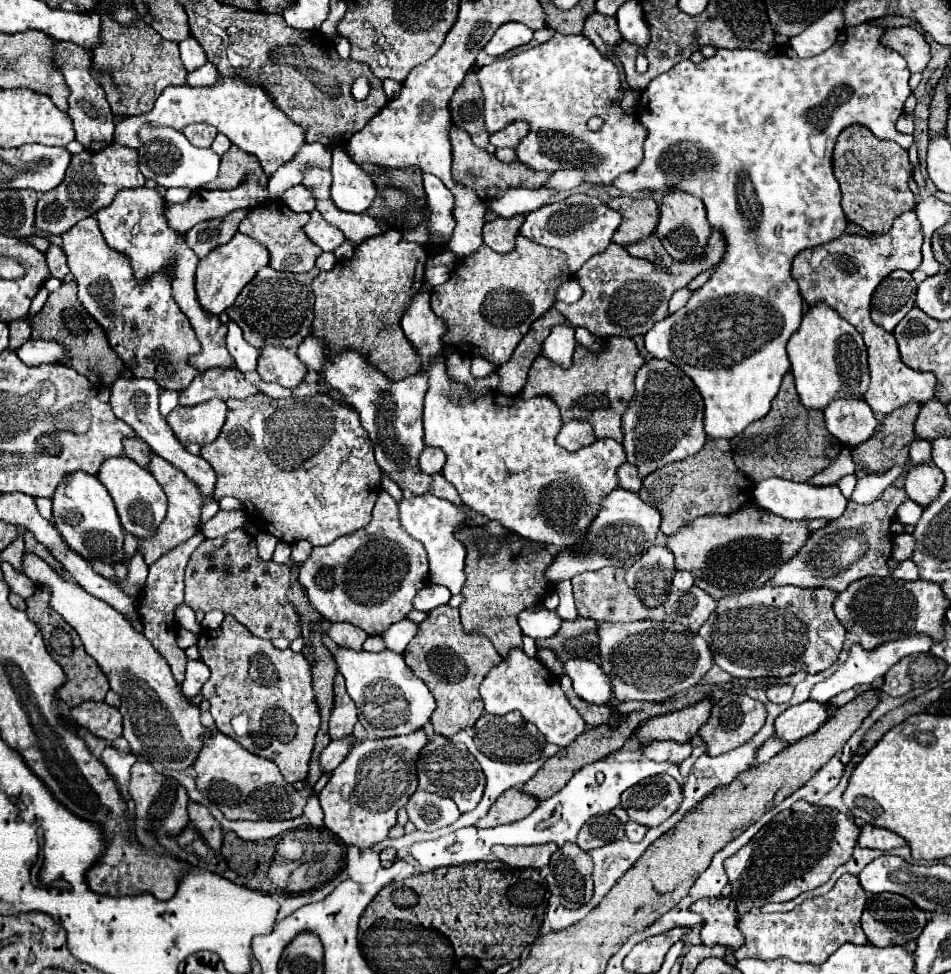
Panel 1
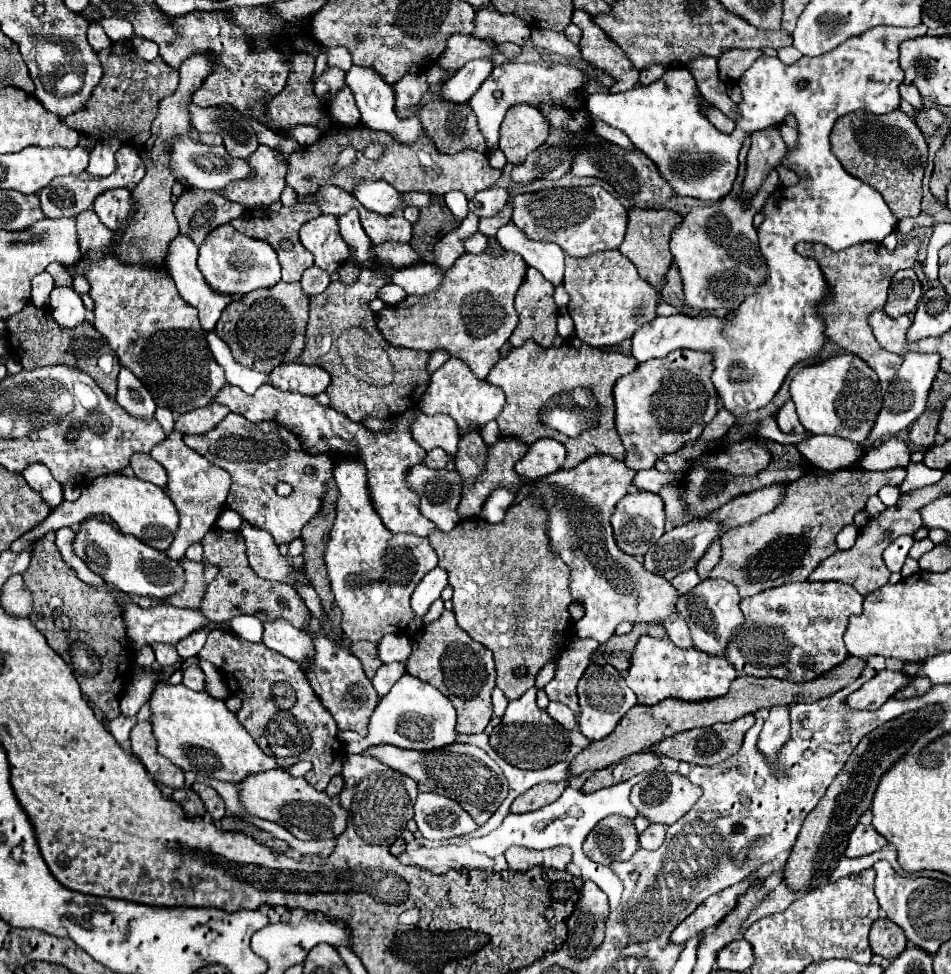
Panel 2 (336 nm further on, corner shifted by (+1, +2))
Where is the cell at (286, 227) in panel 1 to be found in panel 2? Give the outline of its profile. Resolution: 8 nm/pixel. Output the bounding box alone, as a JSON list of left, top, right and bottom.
[231,202,321,282]

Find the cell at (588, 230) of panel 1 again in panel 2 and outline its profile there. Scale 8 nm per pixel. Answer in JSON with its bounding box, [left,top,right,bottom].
[513,186,627,258]

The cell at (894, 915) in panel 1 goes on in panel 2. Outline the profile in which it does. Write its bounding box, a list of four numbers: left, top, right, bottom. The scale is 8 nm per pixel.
[869,918,907,958]

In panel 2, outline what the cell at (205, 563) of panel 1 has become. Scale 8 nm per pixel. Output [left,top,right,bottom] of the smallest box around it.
[199,528,309,628]

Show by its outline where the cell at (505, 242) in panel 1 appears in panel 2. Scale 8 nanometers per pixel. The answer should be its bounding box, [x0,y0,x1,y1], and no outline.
[479,204,513,238]

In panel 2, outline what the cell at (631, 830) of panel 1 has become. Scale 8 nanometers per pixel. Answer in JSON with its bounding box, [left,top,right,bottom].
[639,824,667,850]

